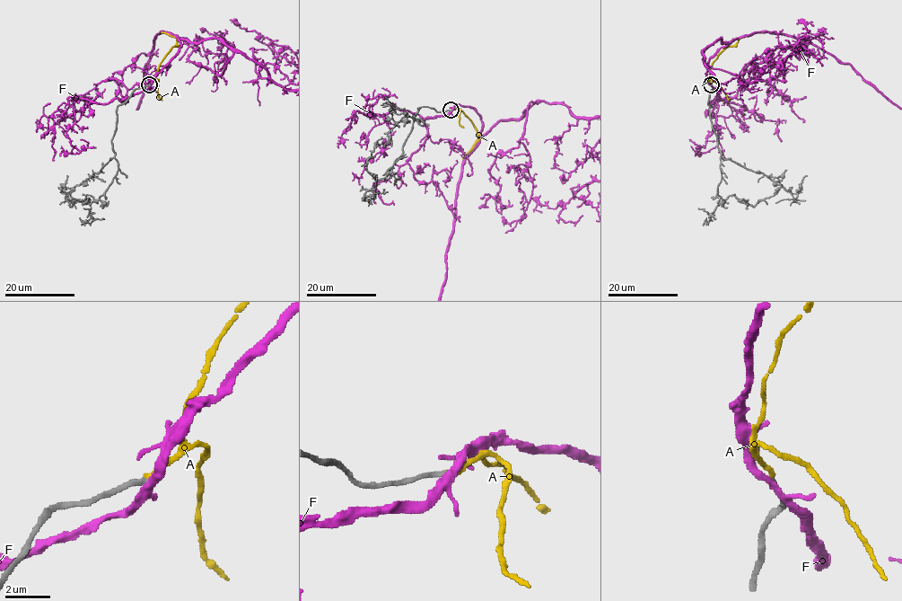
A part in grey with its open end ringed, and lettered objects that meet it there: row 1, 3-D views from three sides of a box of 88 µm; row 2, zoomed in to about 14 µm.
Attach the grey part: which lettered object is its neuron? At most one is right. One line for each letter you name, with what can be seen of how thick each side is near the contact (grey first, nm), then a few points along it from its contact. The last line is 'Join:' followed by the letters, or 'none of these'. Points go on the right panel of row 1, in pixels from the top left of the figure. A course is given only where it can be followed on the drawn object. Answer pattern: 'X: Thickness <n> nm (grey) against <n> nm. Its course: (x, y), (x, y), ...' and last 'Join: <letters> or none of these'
A: Thickness 240 nm (grey) against 220 nm. Its course: (712, 83), (709, 81), (712, 65), (717, 56), (739, 39), (760, 32)
Join: A

